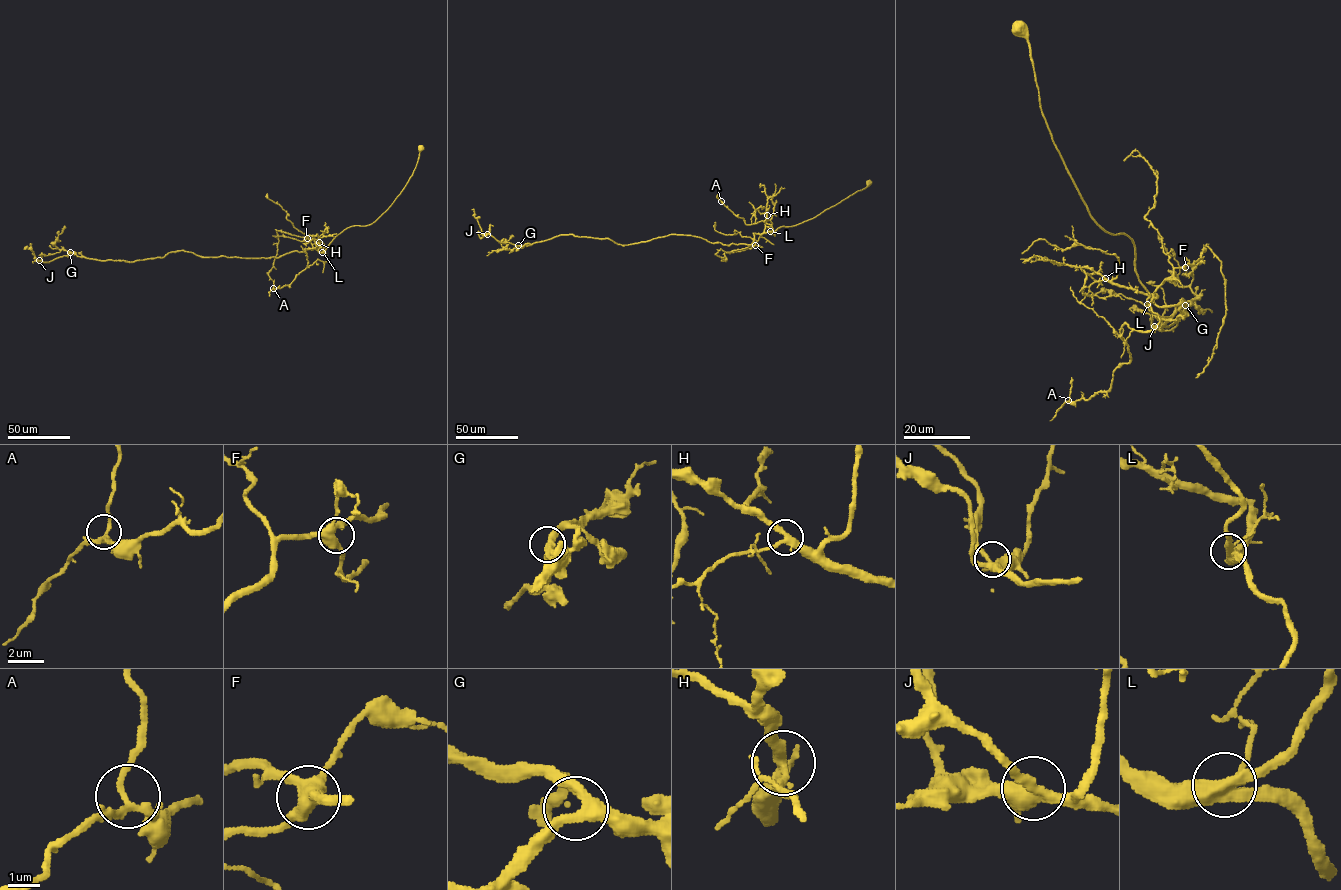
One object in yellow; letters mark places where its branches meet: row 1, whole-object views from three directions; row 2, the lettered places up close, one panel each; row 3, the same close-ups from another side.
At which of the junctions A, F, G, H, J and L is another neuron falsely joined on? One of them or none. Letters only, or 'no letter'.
no letter

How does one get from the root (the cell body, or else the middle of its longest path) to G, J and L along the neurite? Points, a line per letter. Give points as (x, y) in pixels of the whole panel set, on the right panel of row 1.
G: (1018, 27), (1089, 215), (1132, 240), (1149, 304), (1183, 302), (1156, 317), (1184, 301), (1156, 326), (1185, 305)
J: (1018, 27), (1089, 215), (1132, 240), (1149, 304), (1183, 302), (1156, 317), (1184, 301), (1154, 326)
L: (1018, 27), (1053, 143), (1089, 215), (1134, 243), (1147, 304)

